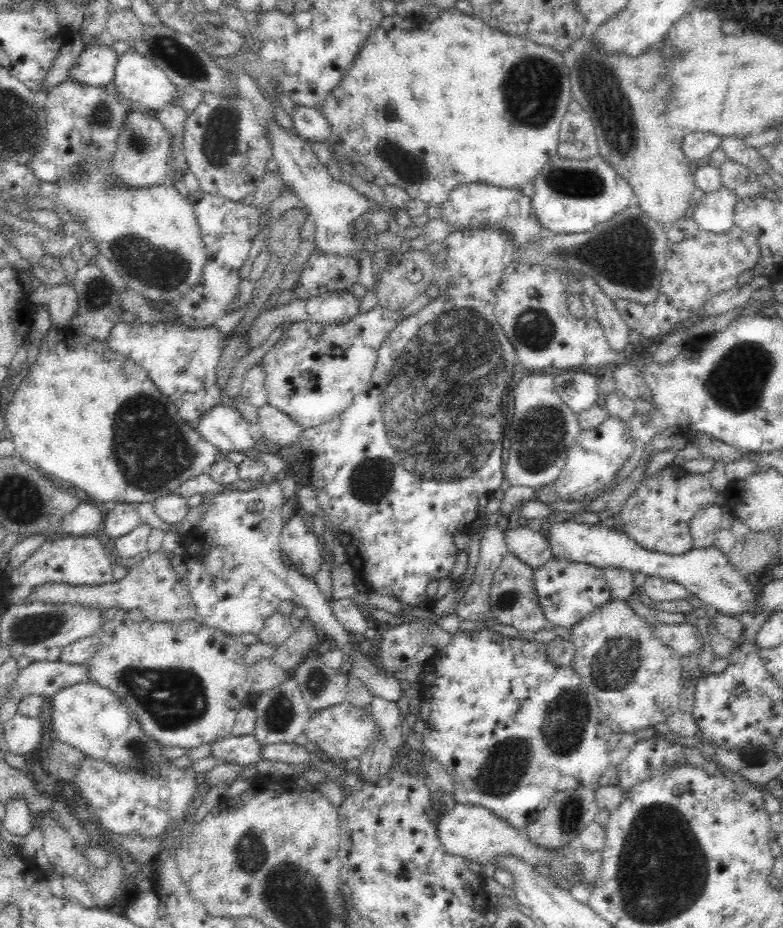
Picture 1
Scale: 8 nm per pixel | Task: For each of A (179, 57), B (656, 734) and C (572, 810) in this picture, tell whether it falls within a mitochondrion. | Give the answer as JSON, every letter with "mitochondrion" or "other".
{"A":"mitochondrion","B":"other","C":"mitochondrion"}

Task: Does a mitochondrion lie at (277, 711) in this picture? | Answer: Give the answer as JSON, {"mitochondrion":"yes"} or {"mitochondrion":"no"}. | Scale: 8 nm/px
{"mitochondrion":"yes"}

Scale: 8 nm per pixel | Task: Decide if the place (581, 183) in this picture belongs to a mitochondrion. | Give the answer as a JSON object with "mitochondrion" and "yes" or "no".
{"mitochondrion":"yes"}

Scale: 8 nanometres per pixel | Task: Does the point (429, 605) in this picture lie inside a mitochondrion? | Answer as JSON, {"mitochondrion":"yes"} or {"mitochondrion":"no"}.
{"mitochondrion":"no"}

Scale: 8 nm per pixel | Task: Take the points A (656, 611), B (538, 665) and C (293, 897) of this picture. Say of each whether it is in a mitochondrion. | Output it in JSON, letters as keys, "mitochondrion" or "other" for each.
{"A":"other","B":"other","C":"mitochondrion"}

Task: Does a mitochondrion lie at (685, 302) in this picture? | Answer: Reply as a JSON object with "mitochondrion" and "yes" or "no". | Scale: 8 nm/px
{"mitochondrion":"no"}

